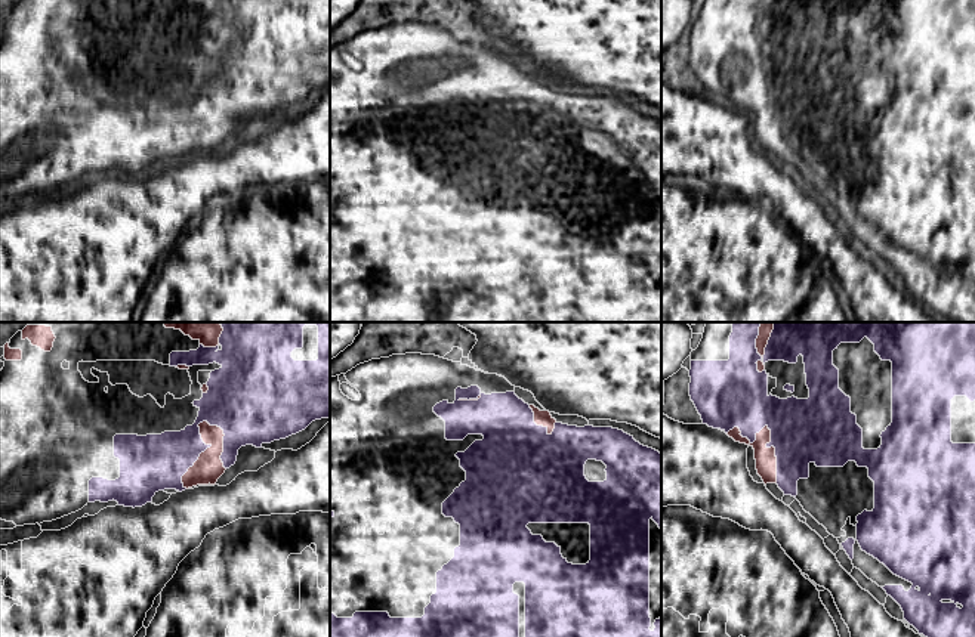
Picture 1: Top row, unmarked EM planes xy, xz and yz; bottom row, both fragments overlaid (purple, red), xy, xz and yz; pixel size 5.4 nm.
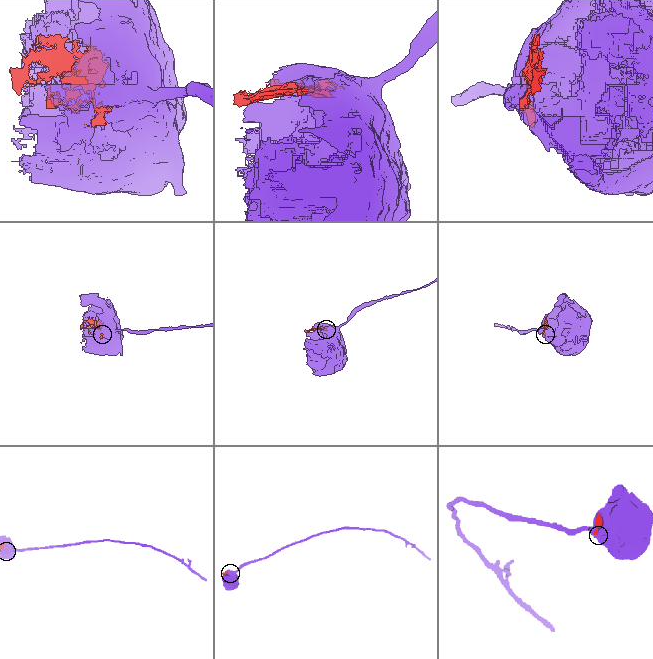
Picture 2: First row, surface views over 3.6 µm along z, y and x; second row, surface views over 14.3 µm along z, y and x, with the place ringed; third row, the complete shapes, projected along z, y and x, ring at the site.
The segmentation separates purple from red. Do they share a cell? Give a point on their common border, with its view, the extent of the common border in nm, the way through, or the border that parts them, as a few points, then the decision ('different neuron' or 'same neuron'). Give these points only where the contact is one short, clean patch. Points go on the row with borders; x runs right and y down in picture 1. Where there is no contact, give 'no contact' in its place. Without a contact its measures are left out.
contact xy (201, 451); length 400 nm; different neuron

